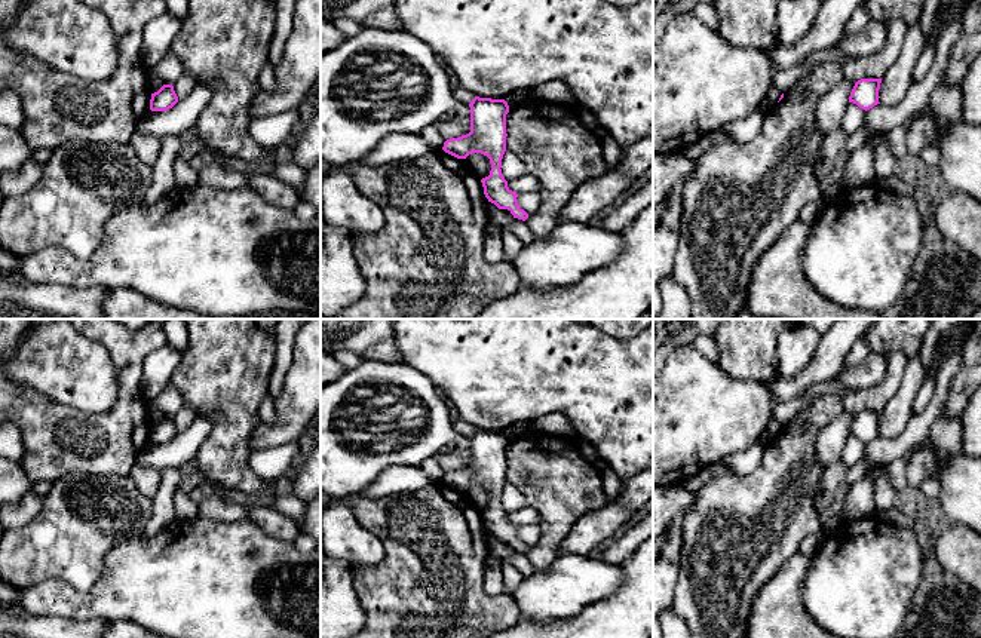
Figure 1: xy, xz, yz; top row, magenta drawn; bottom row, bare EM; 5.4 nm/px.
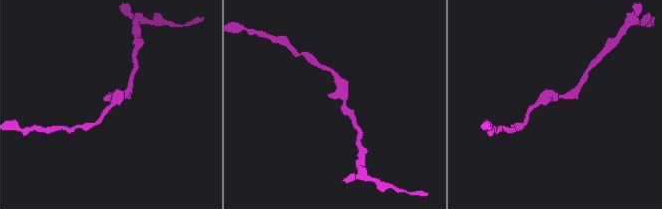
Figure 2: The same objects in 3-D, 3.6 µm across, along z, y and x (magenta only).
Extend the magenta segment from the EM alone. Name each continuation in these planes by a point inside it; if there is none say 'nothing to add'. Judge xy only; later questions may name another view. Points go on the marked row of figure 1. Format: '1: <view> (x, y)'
nothing to add

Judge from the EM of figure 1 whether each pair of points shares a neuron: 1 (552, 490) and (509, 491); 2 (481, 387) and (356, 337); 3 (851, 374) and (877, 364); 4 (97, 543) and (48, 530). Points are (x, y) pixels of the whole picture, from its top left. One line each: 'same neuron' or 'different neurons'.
1: different neurons
2: different neurons
3: same neuron
4: same neuron

